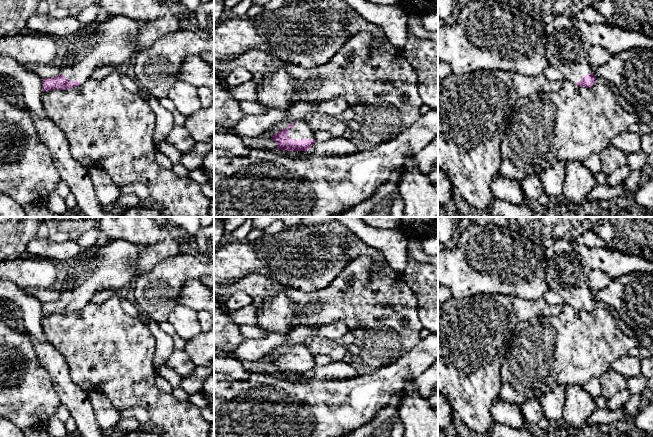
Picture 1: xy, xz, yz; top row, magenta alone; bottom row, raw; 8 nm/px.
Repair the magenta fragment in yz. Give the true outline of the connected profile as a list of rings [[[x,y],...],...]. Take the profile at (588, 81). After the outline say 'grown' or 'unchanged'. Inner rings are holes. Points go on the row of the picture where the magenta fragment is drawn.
[[[556,17],[545,25],[545,32],[549,65],[556,67],[564,79],[591,88],[596,83],[596,76],[588,60],[587,46],[570,17]]] | grown

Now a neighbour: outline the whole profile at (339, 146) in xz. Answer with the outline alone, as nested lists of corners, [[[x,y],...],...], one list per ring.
[[[343,137],[331,138],[323,142],[315,142],[309,151],[321,157],[349,155],[358,152],[357,147],[352,141]]]

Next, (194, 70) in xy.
[[[189,56],[182,63],[178,80],[193,86],[205,84],[214,93],[214,66],[200,56]]]

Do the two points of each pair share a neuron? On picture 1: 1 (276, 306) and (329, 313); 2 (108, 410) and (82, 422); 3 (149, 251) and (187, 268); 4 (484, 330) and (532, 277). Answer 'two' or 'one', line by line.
1: two
2: two
3: two
4: two

